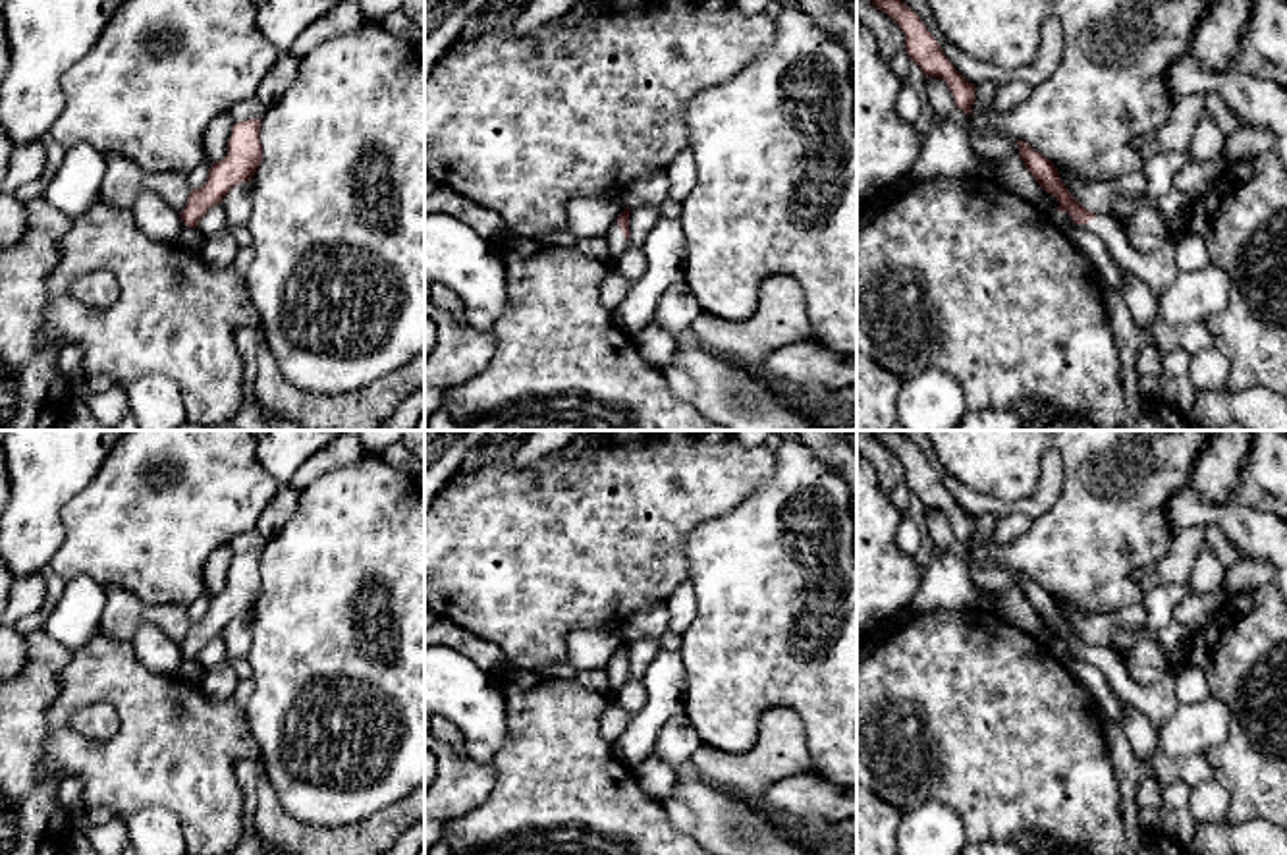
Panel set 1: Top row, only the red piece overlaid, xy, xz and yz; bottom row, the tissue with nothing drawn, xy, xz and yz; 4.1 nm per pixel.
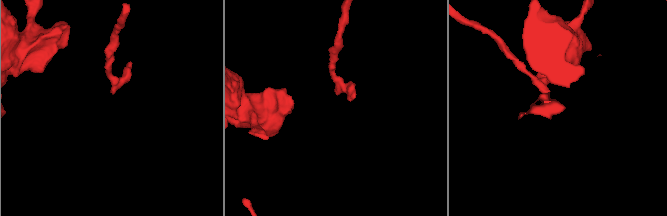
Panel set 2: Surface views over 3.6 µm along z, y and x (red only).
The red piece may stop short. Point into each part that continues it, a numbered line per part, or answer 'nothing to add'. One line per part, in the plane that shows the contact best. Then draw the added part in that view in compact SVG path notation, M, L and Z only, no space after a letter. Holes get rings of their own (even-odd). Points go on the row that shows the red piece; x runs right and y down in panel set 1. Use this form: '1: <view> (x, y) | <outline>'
1: xz (616, 242) | M617 222L612 224L606 235L612 262L616 262L617 257L629 247L629 239L623 237L621 230L617 228Z

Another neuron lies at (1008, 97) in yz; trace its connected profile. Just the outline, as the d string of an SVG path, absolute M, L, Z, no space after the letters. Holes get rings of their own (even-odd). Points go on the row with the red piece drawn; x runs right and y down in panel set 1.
M1005 83L996 89L994 95L994 110L1011 112L1019 108L1028 97L1032 89L1027 83Z

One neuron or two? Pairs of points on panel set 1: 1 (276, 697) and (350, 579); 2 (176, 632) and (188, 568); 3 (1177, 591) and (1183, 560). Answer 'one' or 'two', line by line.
1: one
2: two
3: two

